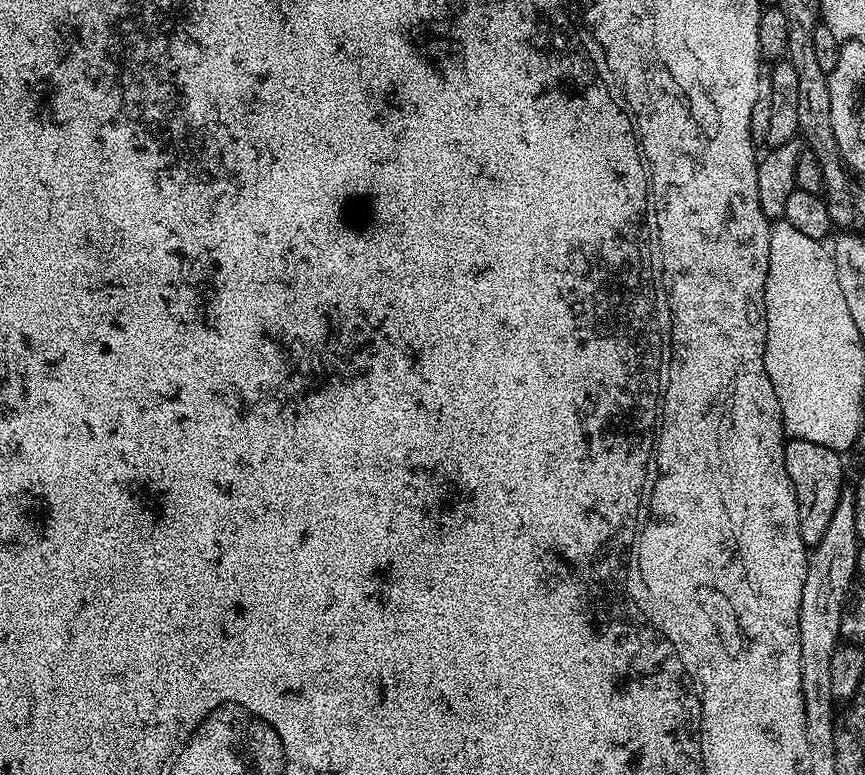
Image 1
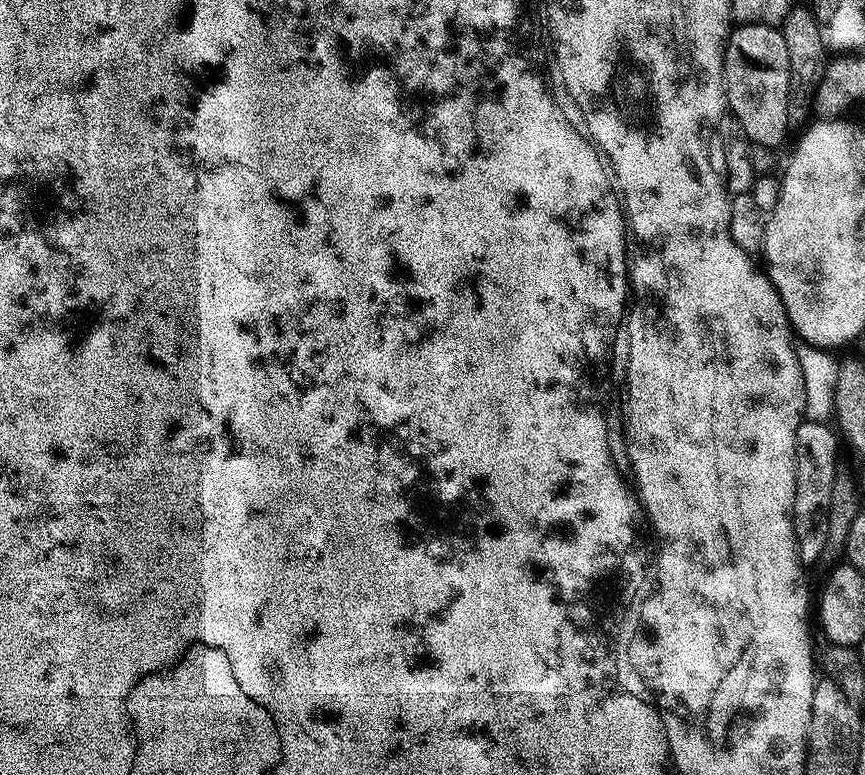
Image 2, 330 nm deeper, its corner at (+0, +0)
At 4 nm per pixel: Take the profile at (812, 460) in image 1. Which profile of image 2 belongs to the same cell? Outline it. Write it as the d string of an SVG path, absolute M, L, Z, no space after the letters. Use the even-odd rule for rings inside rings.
M805 419L796 431L796 481L794 482L794 502L792 503L792 529L796 535L796 549L801 565L809 566L820 555L825 555L828 546L828 507L830 506L830 490L838 471L836 465L837 433L828 429L827 423L819 420Z

